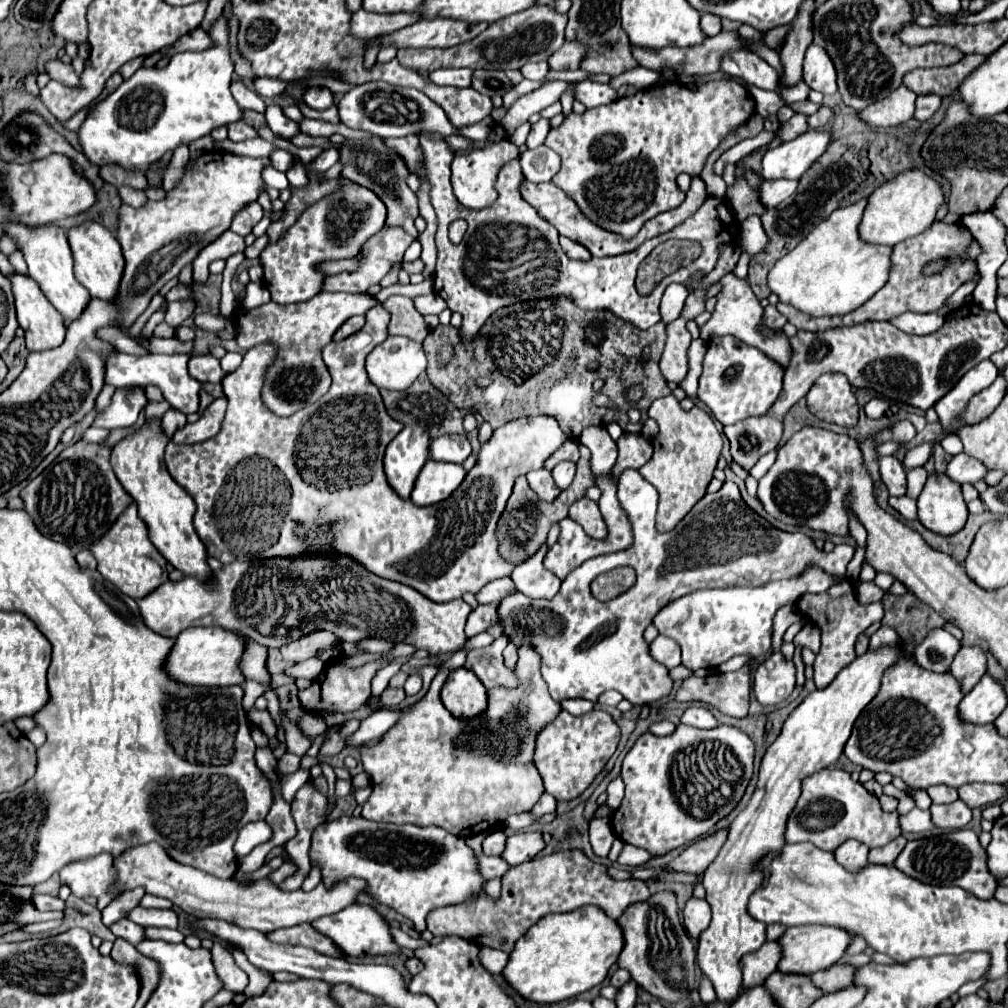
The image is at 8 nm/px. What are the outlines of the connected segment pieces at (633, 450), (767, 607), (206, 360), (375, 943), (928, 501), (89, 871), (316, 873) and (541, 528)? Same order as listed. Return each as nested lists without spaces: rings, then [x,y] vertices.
[[[623,433],[623,437],[617,441],[617,447],[619,447],[619,457],[617,457],[617,463],[613,467],[613,479],[617,479],[619,473],[629,469],[629,467],[639,469],[653,455],[653,447],[643,435]]]
[[[807,569],[799,579],[785,579],[761,587],[695,591],[663,607],[655,615],[653,625],[661,635],[667,635],[679,643],[685,667],[693,671],[701,667],[719,667],[723,661],[735,655],[765,655],[771,649],[775,613],[787,603],[793,603],[795,597],[803,595],[805,591],[825,591],[831,583],[833,579],[829,575],[823,575],[823,571]]]
[[[193,355],[189,359],[189,373],[199,381],[211,381],[211,383],[219,383],[225,375],[219,361],[213,355],[199,355],[199,357]]]
[[[353,903],[351,907],[345,907],[343,911],[335,913],[335,915],[325,915],[317,921],[313,921],[313,927],[321,933],[325,933],[327,937],[333,939],[333,943],[343,949],[347,955],[351,957],[369,957],[369,955],[393,955],[393,953],[403,953],[407,958],[414,957],[414,950],[399,947],[395,941],[393,941],[393,935],[391,935],[391,927],[389,923],[385,921],[385,917],[375,911],[371,905],[359,905],[359,903]]]
[[[945,473],[929,475],[919,499],[919,521],[933,533],[953,535],[963,529],[967,521],[967,505],[963,501],[961,485]]]
[[[97,855],[91,859],[81,859],[63,867],[61,885],[69,885],[75,897],[97,897],[99,909],[111,903],[117,895],[111,891],[113,883],[113,855]]]
[[[314,866],[311,868],[309,875],[303,882],[301,889],[304,891],[310,891],[314,889],[321,881],[321,870],[319,866]]]
[[[579,445],[579,451],[581,451],[581,457],[577,461],[577,475],[573,479],[573,483],[569,485],[569,489],[565,489],[557,499],[555,503],[543,503],[537,499],[537,495],[529,489],[527,485],[527,479],[525,477],[519,477],[515,481],[515,487],[513,487],[513,493],[507,501],[507,507],[497,523],[497,541],[499,541],[499,555],[503,555],[503,559],[507,559],[509,563],[513,565],[519,565],[523,561],[527,561],[531,555],[535,555],[539,551],[539,547],[547,541],[547,533],[551,529],[551,525],[559,523],[561,519],[567,517],[567,509],[579,499],[585,495],[585,489],[593,485],[593,477],[591,477],[591,471],[589,471],[589,449],[585,445]]]

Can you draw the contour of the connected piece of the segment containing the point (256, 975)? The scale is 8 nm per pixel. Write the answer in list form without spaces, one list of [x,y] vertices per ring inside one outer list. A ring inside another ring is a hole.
[[[233,948],[232,953],[237,965],[249,975],[249,985],[244,990],[245,996],[249,998],[263,994],[273,980],[269,973],[264,969],[256,969],[241,949]]]

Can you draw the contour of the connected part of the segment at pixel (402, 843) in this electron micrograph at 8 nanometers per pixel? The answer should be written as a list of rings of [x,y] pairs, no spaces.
[[[339,817],[335,821],[327,821],[313,831],[311,837],[311,861],[319,863],[323,869],[325,885],[335,881],[343,881],[347,877],[361,877],[369,883],[367,893],[383,905],[393,907],[407,919],[415,923],[417,931],[425,931],[425,917],[431,909],[449,907],[459,903],[469,903],[483,889],[487,879],[479,873],[477,855],[471,847],[467,847],[463,837],[449,835],[441,827],[419,827],[419,825],[395,825],[395,823],[375,823],[363,817]]]

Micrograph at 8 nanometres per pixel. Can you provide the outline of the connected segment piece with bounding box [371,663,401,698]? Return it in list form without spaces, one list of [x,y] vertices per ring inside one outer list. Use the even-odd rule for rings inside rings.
[[[392,663],[379,670],[372,680],[372,696],[377,698],[387,688],[390,679],[400,671],[401,665]]]

